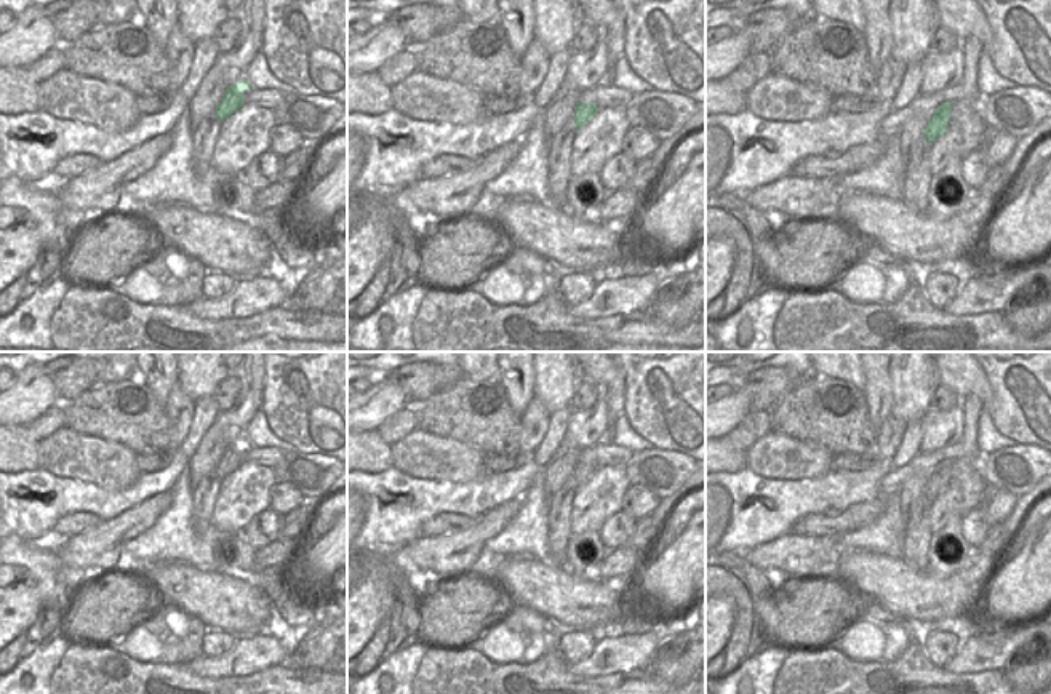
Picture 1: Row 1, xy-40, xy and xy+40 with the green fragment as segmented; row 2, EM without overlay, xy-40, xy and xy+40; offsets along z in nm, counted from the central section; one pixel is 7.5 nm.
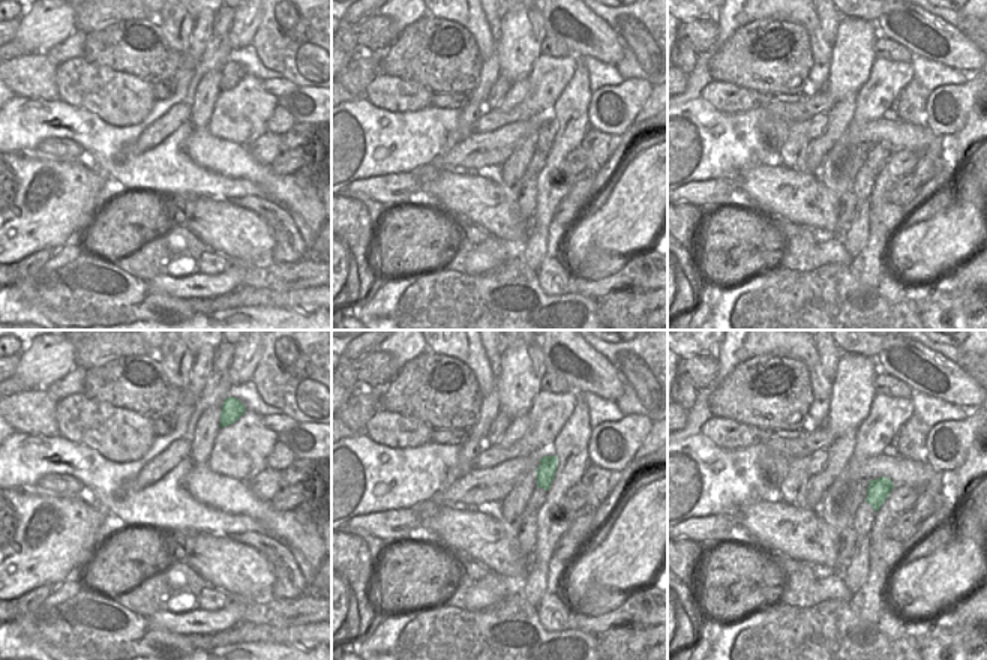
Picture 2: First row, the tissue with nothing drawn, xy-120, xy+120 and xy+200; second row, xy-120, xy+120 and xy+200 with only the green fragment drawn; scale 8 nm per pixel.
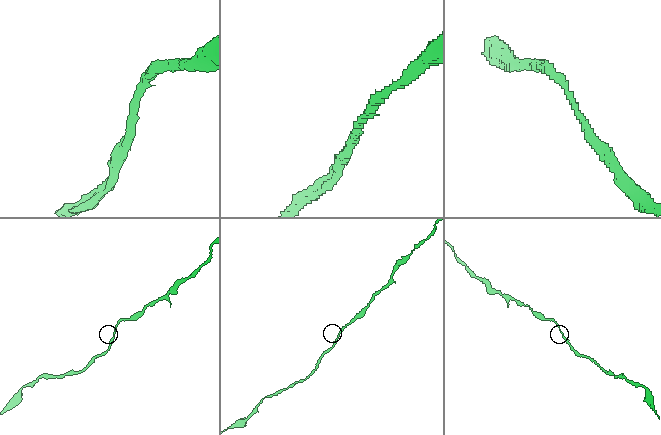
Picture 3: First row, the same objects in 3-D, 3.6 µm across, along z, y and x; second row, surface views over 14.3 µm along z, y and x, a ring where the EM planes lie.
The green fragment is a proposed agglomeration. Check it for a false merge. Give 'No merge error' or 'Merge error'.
No merge error.

